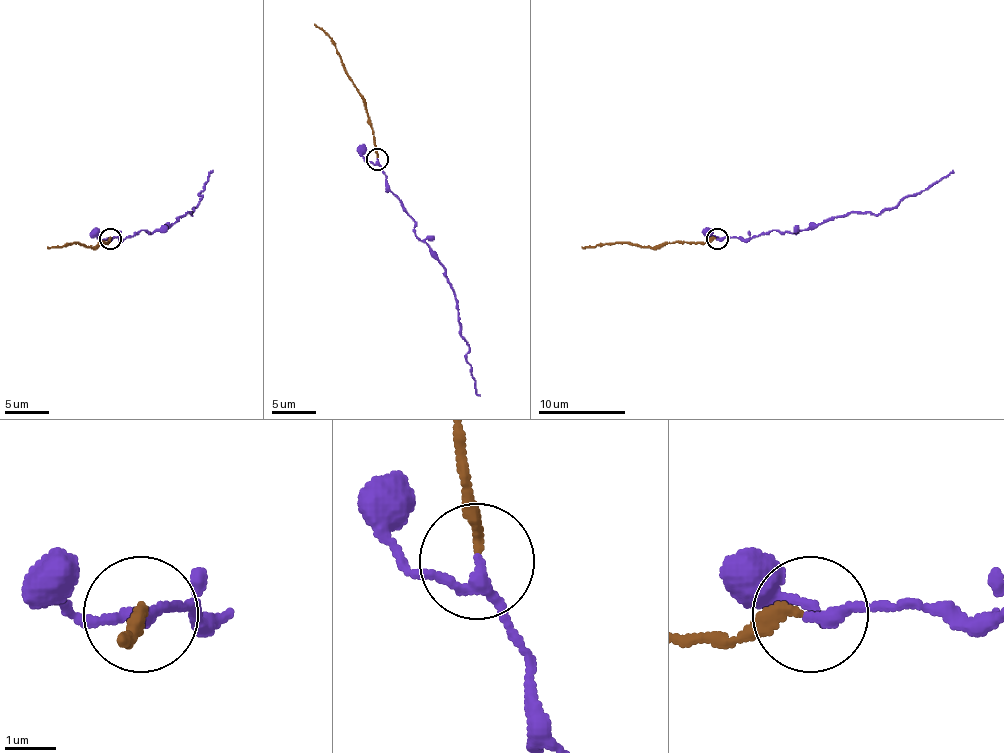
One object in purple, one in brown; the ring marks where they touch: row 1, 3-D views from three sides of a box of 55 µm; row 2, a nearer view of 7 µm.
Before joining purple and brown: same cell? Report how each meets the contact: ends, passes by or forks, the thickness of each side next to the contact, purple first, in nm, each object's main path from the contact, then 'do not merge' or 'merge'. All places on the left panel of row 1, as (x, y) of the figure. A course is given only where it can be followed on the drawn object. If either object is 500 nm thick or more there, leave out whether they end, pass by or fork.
purple passes by | brown ends | 200/240 nm | purple via (110, 238), (145, 229), (148, 234), (165, 229), (187, 212), (191, 214), (213, 170) | brown via (110, 238), (95, 247), (77, 242), (47, 249) | merge

